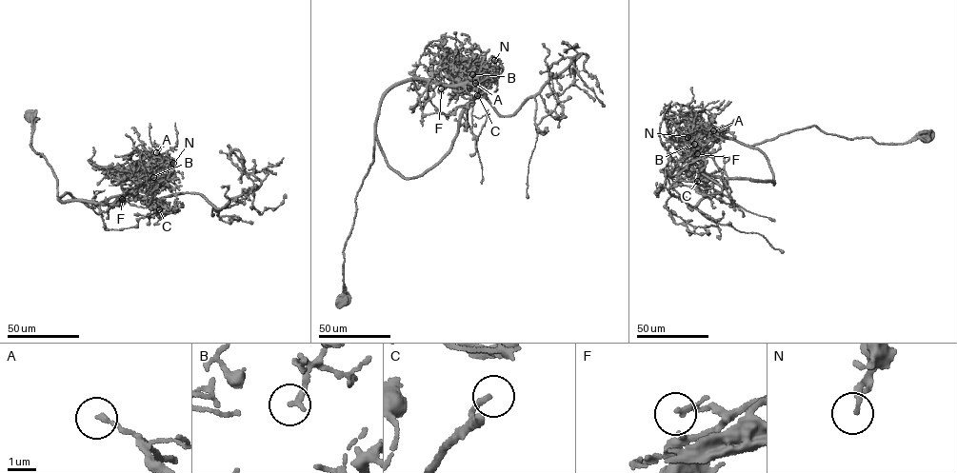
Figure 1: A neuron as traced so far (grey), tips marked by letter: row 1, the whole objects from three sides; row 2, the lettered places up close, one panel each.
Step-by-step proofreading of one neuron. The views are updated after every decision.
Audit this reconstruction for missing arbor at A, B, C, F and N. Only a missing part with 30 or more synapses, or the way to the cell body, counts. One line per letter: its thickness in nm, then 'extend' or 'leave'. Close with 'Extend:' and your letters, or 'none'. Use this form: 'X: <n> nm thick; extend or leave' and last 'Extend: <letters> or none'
A: 150 nm thick; leave
B: 200 nm thick; leave
C: 120 nm thick; extend
F: 180 nm thick; leave
N: 180 nm thick; leave
Extend: C

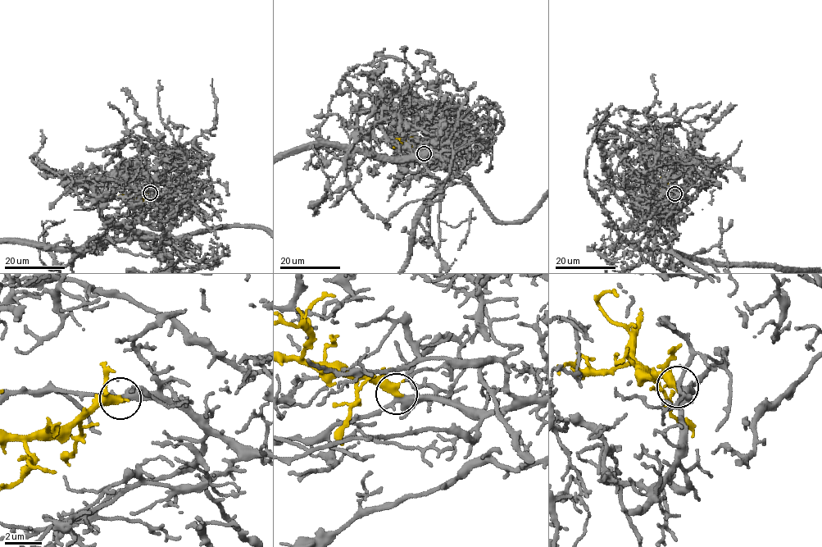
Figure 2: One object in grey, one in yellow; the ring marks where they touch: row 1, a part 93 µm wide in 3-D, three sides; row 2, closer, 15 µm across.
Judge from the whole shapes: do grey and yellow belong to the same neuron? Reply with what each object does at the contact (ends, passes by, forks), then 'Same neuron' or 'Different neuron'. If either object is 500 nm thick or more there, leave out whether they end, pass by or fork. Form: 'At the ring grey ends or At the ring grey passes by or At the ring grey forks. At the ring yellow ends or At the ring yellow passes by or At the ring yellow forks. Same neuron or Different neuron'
At the ring grey passes by. At the ring yellow ends. Same neuron

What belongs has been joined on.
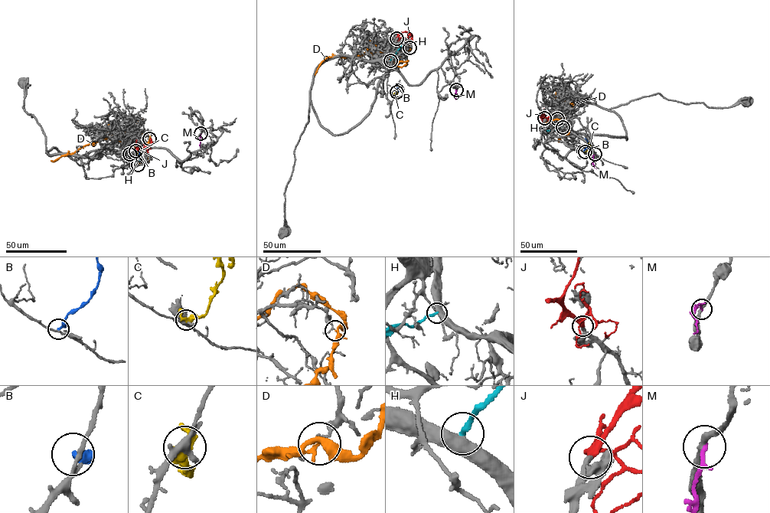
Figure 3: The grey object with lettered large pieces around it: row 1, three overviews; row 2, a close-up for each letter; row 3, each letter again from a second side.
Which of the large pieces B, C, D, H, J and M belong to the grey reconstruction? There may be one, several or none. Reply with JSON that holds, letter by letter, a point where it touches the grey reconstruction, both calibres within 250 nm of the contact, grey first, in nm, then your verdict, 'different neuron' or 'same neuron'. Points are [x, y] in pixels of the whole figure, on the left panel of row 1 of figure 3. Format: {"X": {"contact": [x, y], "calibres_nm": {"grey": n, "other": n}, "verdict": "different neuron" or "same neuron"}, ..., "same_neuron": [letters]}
{"B": {"contact": [138, 165], "calibres_nm": {"grey": 140, "other": 200}, "verdict": "different neuron"}, "C": {"contact": [138, 165], "calibres_nm": {"grey": 360, "other": 420}, "verdict": "different neuron"}, "D": {"contact": [149, 138], "calibres_nm": {"grey": 140, "other": 200}, "verdict": "different neuron"}, "H": {"contact": [129, 154], "calibres_nm": {"grey": 500, "other": 240}, "verdict": "different neuron"}, "J": {"contact": [135, 151], "calibres_nm": {"grey": 240, "other": 260}, "verdict": "same neuron"}, "M": {"contact": [200, 133], "calibres_nm": {"grey": 240, "other": 130}, "verdict": "different neuron"}, "same_neuron": ["J"]}

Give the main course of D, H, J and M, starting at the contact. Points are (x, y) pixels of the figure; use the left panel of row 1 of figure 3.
D: (149, 138), (143, 133), (131, 140), (101, 139), (50, 161)
H: (129, 154), (140, 161)
J: (135, 151), (153, 141)
M: (200, 133), (200, 148)

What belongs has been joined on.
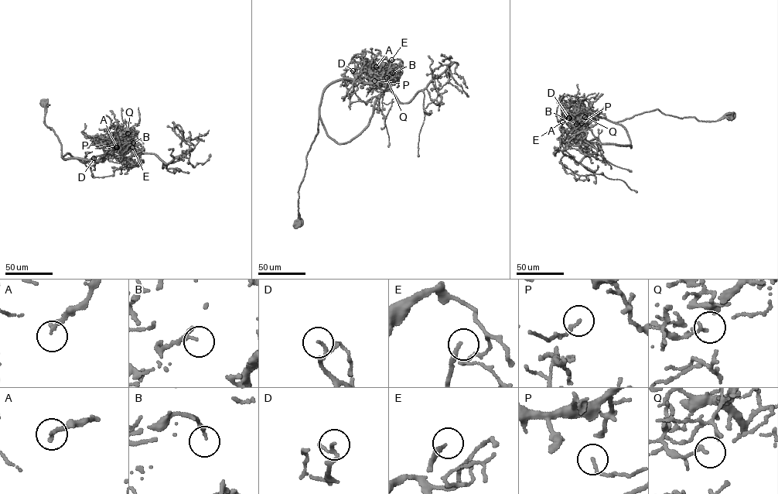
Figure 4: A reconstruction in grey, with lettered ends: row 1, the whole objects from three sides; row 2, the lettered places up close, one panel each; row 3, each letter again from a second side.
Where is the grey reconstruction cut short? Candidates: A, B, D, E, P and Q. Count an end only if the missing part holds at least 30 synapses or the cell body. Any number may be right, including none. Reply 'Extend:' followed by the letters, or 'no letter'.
Extend: E

